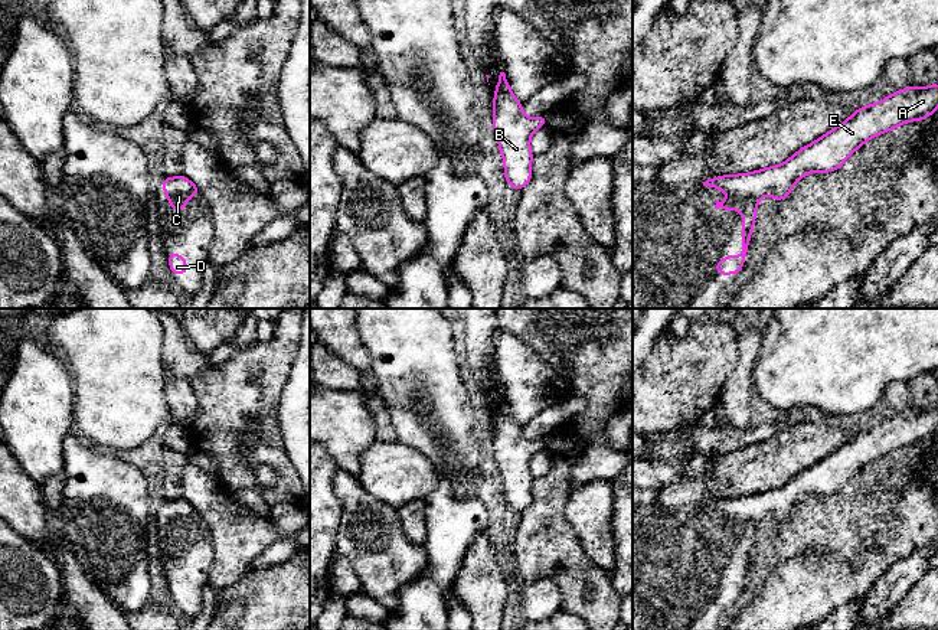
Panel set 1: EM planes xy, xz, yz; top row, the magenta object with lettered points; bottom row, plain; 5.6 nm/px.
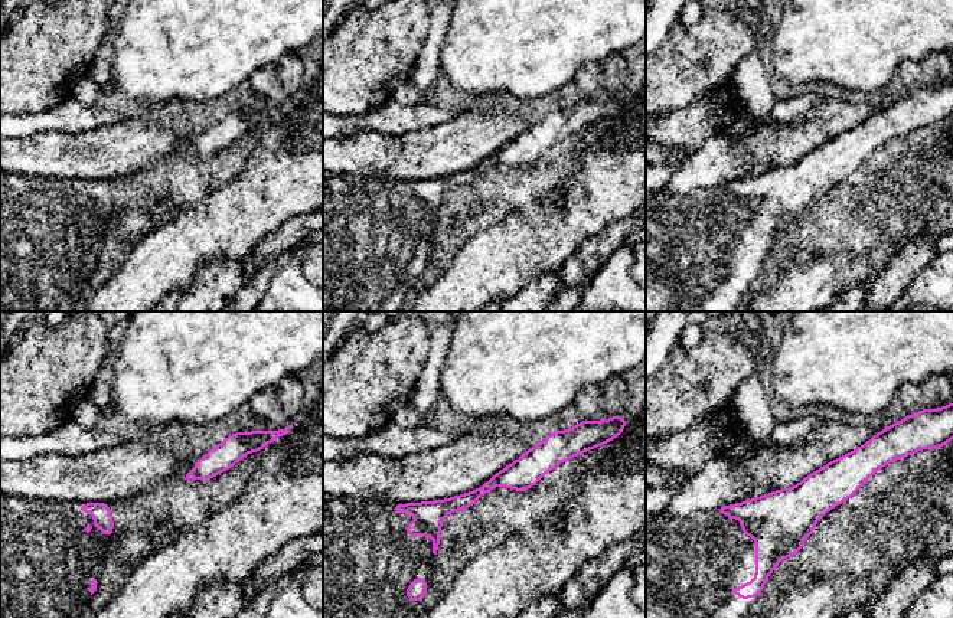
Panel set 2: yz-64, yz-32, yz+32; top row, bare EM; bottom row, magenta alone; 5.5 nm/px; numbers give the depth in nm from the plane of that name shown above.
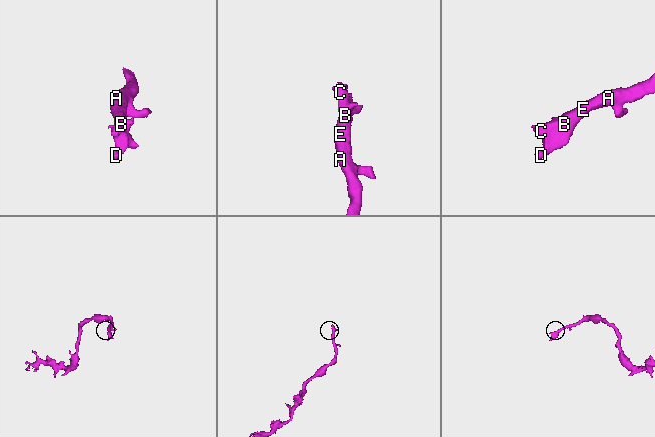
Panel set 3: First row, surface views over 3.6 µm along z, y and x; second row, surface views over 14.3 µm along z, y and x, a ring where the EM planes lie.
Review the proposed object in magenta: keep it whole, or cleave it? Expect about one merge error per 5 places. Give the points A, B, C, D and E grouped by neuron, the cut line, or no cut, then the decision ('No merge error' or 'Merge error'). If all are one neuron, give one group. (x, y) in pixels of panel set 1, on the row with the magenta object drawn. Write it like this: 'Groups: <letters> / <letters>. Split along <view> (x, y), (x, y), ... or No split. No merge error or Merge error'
Groups: A B C D E. No split. No merge error

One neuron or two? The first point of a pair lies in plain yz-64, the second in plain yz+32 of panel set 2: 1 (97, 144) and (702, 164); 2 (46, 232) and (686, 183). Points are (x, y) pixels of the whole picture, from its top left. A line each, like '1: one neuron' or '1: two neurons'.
1: two neurons
2: two neurons

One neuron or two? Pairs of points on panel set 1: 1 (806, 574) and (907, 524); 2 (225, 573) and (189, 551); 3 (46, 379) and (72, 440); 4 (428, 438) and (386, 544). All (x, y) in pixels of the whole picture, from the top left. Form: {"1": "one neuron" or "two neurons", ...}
{"1": "one neuron", "2": "two neurons", "3": "two neurons", "4": "two neurons"}

